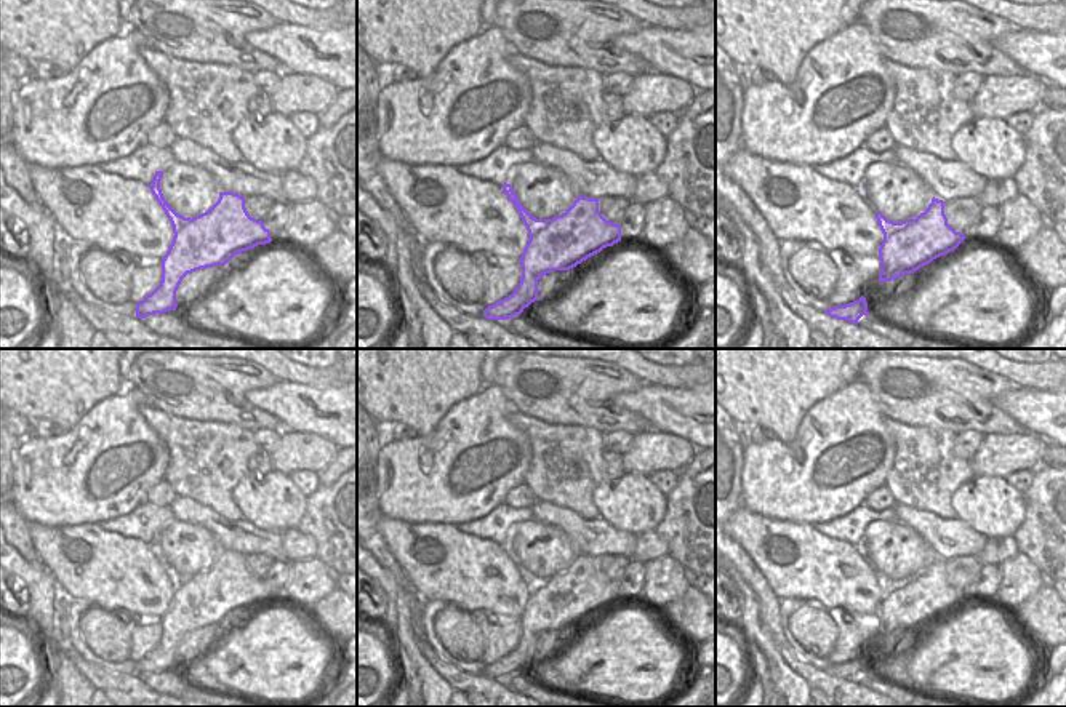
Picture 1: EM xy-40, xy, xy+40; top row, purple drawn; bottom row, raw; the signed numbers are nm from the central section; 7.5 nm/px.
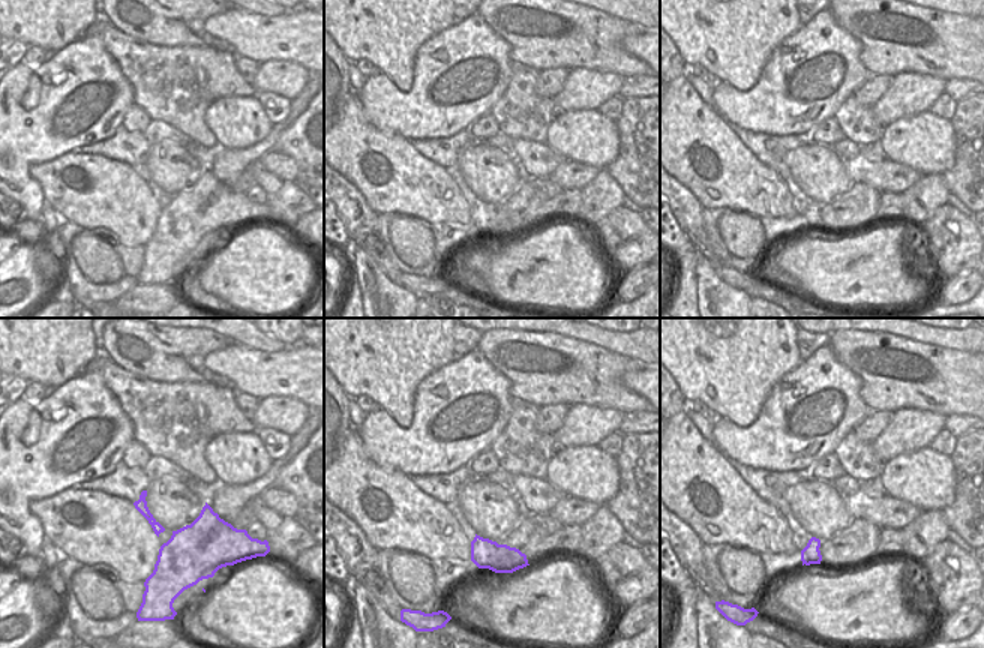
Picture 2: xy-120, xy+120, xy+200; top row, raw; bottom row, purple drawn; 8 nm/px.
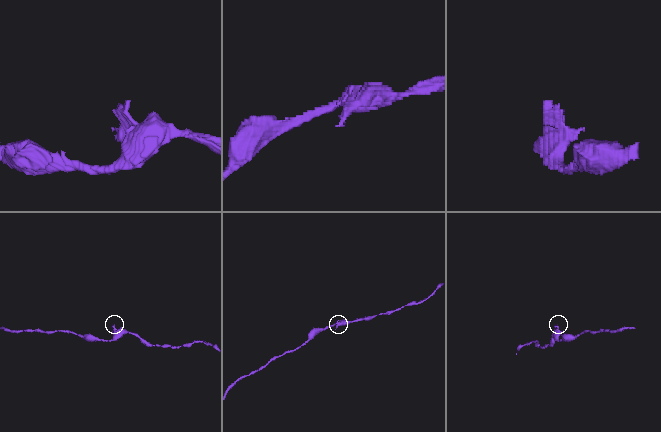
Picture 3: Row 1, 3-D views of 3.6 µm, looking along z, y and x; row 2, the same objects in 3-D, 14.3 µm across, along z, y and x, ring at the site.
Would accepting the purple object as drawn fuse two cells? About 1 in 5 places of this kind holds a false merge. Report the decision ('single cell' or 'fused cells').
single cell

